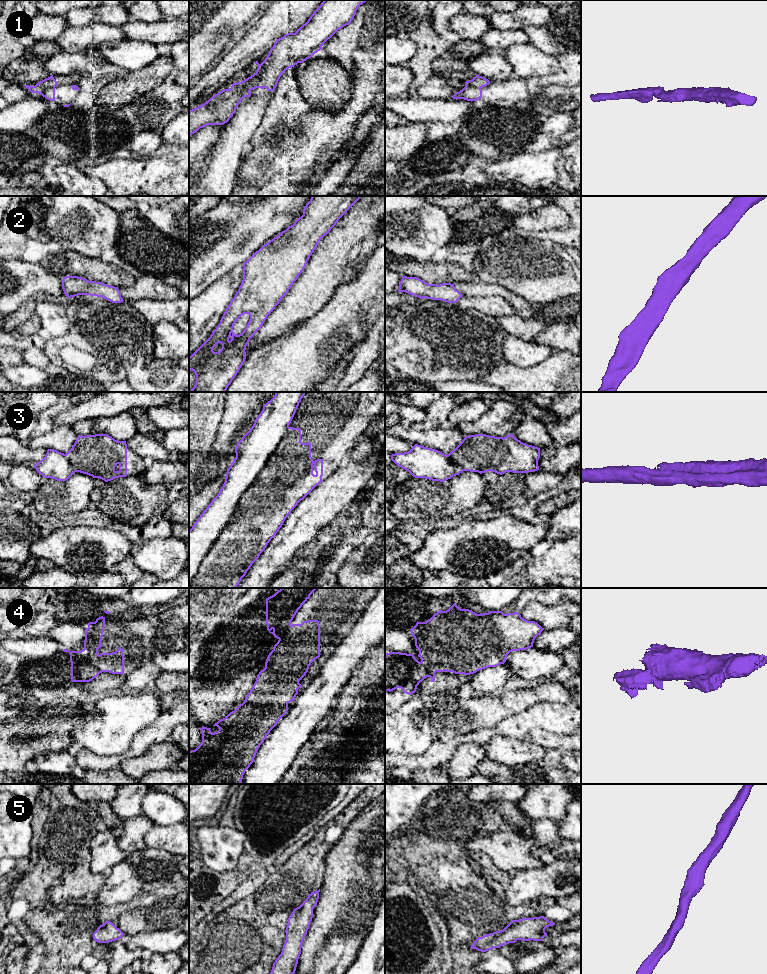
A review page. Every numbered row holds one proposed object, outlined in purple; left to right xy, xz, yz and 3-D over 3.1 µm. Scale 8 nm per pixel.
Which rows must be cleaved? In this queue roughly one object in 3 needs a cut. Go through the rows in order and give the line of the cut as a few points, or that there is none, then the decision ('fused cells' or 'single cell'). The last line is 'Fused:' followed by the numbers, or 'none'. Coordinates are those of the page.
1: yz (465, 85), (473, 85), (480, 88) | fused cells
2: no cut | single cell
3: xz (289, 427), (256, 480), (241, 496), (231, 521), (189, 585) | fused cells
4: xy (84, 648), (88, 660), (100, 672) | fused cells
5: no cut | single cell
Fused: 1, 3, 4

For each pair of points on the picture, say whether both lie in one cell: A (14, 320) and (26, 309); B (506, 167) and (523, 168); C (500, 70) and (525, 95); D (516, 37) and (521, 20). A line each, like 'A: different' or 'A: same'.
A: same
B: same
C: different
D: different

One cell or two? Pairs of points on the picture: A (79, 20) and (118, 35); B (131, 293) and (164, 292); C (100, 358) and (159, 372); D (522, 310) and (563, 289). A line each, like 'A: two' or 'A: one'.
A: two
B: one
C: two
D: two

